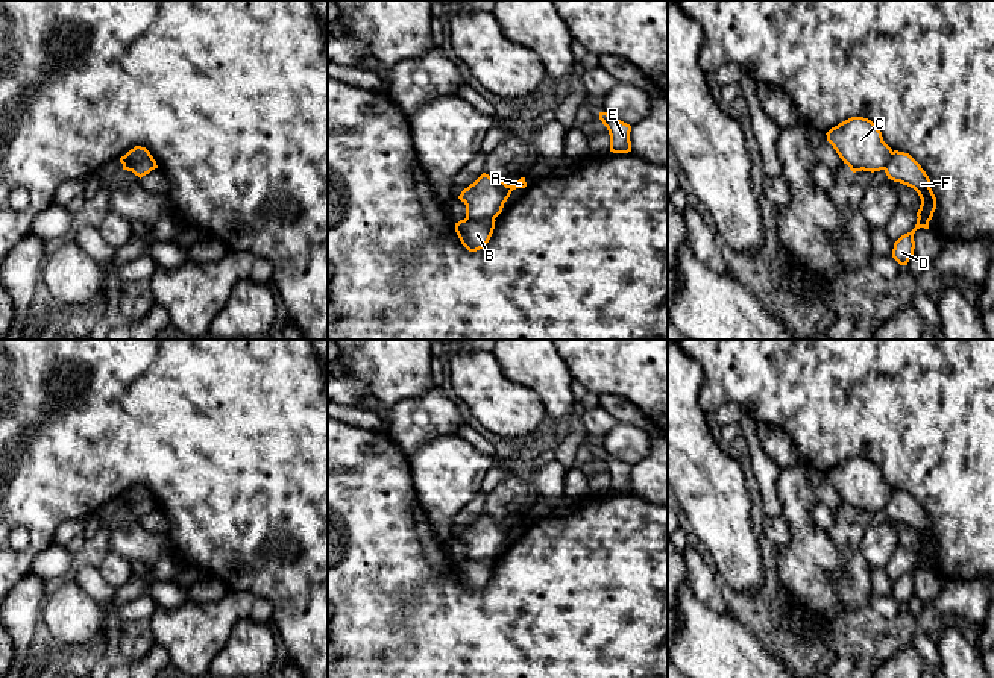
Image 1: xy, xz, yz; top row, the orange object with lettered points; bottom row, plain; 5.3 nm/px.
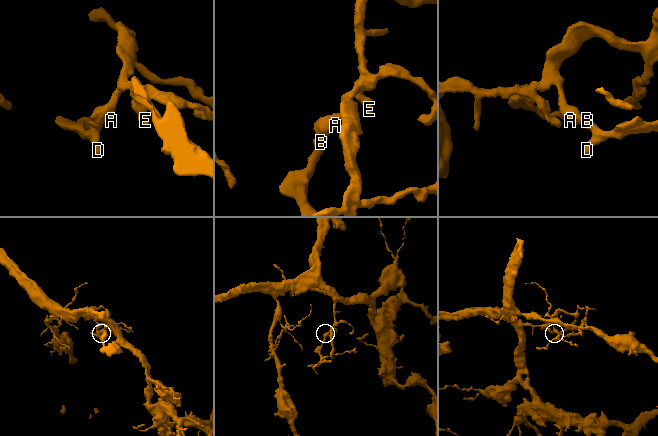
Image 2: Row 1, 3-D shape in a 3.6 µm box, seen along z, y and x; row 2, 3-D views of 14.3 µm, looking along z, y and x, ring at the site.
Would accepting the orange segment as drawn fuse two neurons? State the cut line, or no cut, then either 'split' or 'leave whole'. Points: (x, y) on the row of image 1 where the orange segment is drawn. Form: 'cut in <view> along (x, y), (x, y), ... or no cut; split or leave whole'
cut in xz along (466, 217), (474, 220), (493, 219); split

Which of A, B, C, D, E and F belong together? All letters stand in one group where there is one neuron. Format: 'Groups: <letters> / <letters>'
Groups: A C E / B D F

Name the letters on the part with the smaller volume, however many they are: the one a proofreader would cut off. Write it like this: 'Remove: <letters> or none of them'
Remove: B, D, F

